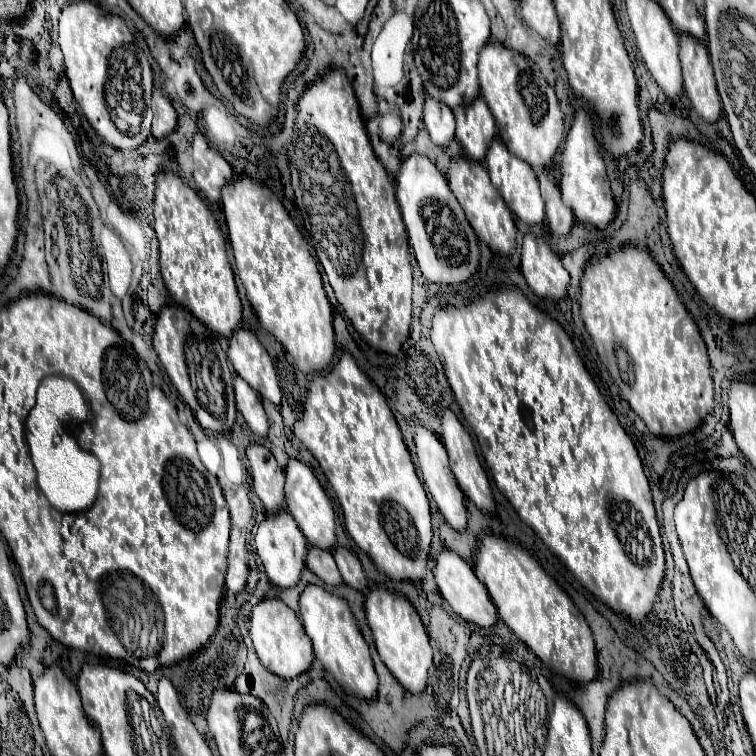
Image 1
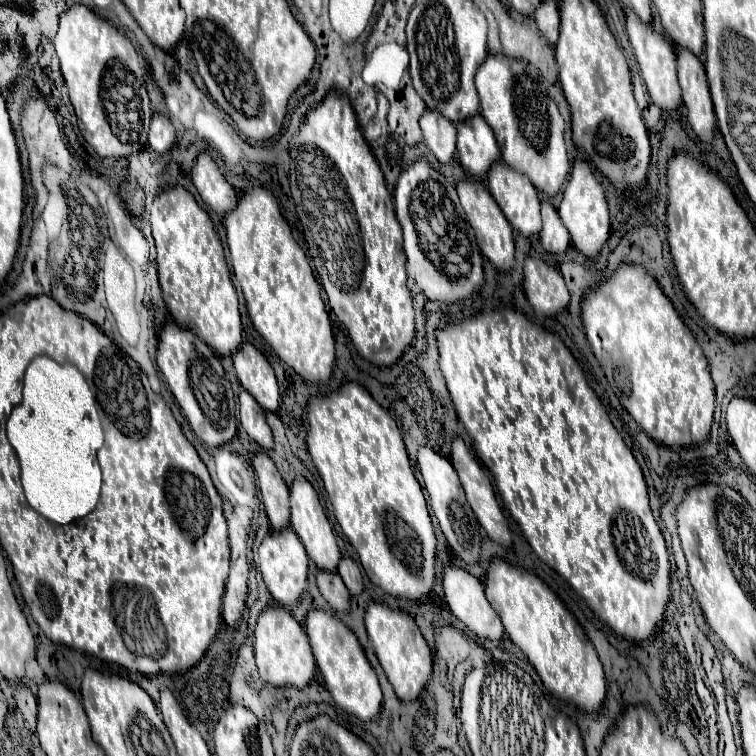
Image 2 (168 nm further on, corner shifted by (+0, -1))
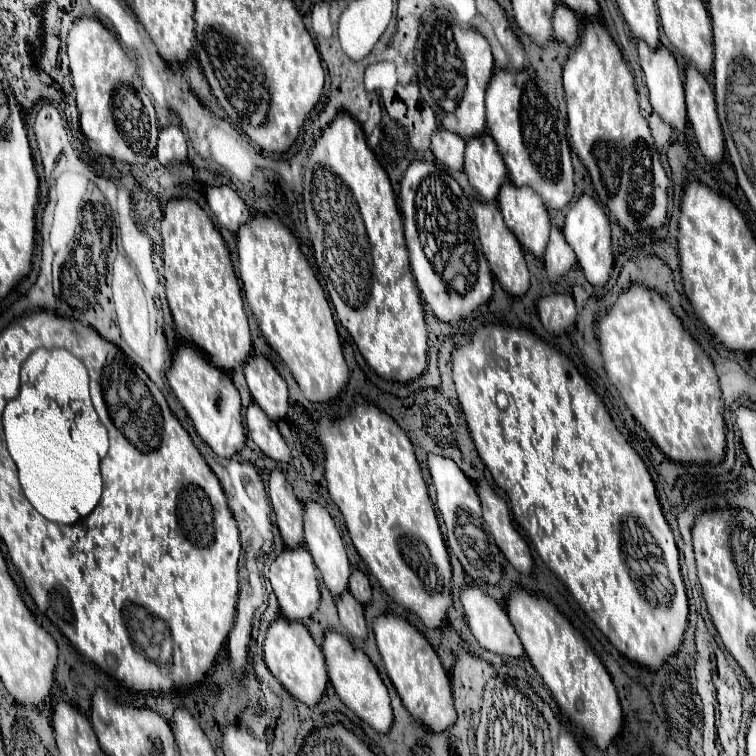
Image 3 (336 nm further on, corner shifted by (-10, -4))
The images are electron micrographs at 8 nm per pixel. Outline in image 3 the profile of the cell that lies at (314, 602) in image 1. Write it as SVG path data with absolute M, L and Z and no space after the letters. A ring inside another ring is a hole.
M327 629L321 647L323 647L325 661L327 661L327 673L329 673L331 685L335 687L335 693L339 695L339 699L351 711L355 711L359 715L359 719L363 719L367 725L371 725L375 731L387 733L391 723L393 723L389 693L387 693L387 687L383 685L381 677L379 677L379 671L375 669L375 665L367 657L367 653L355 649L353 643L335 629Z

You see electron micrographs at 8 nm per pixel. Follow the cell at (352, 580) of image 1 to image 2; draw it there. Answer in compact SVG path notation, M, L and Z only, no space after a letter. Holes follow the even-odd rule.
M341 558L339 566L337 566L337 574L343 578L345 586L349 588L351 596L359 596L363 592L363 578L361 578L361 570L355 564L353 558Z

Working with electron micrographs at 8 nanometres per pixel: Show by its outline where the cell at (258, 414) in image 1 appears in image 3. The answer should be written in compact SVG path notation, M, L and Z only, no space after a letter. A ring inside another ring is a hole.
M251 403L245 413L245 423L249 429L249 437L255 441L255 445L271 459L279 463L289 461L289 447L283 441L277 423L269 419L263 409L257 403Z

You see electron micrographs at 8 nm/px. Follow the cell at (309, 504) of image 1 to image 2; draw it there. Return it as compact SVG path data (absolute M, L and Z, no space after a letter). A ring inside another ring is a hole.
M297 478L293 482L293 486L291 486L291 526L293 526L293 532L301 538L311 562L319 570L335 572L337 562L341 560L341 554L339 554L339 548L337 548L337 540L335 540L333 528L331 528L321 504L319 504L317 492L313 490L313 486L305 478Z

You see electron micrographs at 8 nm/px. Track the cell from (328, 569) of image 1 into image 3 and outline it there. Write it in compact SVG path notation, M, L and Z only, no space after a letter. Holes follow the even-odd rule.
M343 591L343 595L339 595L335 599L335 603L337 603L339 619L341 619L343 627L347 629L347 633L355 639L365 639L367 625L365 625L365 617L363 617L363 605L351 595L351 591Z

